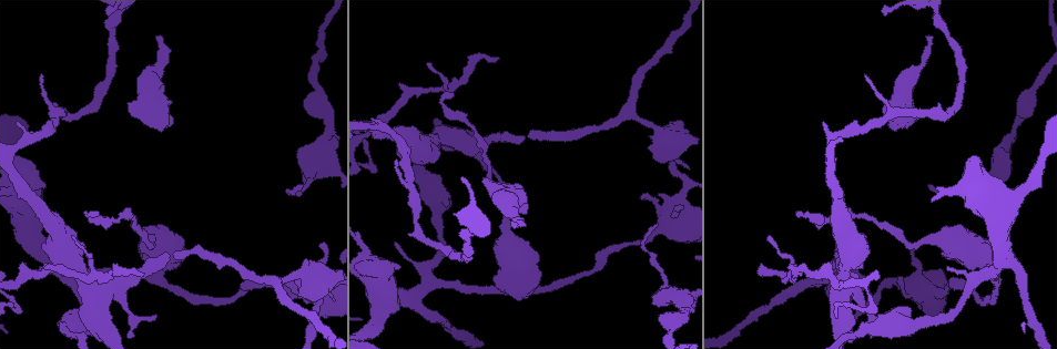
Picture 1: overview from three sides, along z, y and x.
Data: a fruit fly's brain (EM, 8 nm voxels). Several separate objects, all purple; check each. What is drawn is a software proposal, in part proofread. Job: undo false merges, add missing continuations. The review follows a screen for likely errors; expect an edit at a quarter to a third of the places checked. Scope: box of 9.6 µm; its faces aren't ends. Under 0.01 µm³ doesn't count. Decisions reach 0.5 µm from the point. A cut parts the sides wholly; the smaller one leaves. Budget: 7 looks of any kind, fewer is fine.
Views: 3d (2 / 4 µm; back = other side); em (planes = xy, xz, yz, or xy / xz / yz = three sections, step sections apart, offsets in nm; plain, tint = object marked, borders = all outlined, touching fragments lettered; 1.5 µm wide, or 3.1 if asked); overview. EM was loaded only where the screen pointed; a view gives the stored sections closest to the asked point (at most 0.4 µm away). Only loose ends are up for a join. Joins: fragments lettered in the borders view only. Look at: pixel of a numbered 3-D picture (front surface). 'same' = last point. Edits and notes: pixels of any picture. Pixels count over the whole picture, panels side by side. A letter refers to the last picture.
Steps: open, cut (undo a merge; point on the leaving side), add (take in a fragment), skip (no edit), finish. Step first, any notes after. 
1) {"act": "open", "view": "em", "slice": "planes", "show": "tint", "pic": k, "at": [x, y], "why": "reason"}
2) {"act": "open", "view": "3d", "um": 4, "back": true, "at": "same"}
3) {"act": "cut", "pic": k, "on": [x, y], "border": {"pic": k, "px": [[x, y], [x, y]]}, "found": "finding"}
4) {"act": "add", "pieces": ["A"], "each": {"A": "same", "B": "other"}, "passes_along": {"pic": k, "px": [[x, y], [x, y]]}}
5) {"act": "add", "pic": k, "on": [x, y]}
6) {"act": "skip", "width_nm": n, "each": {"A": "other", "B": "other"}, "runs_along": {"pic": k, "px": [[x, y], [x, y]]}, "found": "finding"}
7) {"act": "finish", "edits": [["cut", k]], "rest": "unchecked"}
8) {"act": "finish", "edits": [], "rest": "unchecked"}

{"act": "open", "view": "3d", "um": 4, "pic": 1, "at": [950, 285], "why": "thick turns thin"}

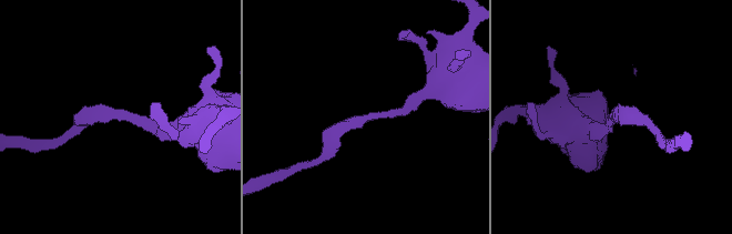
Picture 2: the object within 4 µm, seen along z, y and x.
{"act": "open", "view": "em", "slice": "xy", "step": 4, "show": "tint", "pic": 2, "at": [120, 117], "arm_widths_nm": [240, 260]}

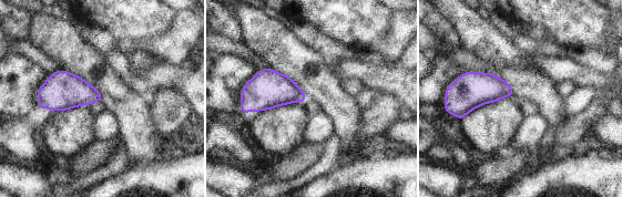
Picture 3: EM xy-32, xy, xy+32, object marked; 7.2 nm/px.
{"act": "open", "view": "em", "slice": "planes", "show": "borders", "at": "same", "why": "cut it another way"}

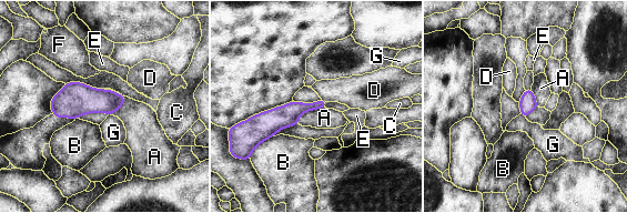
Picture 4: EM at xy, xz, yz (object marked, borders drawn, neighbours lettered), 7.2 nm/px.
{"act": "skip", "width_nm": 70, "each": {"A": "other", "B": "other", "C": "other", "D": "other", "E": "other", "F": "other", "G": "other"}, "found": "continuous, no second neuron"}

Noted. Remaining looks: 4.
{"act": "open", "view": "em", "slice": "planes", "show": "borders", "pic": 1, "at": [872, 306], "why": "sharp bend"}

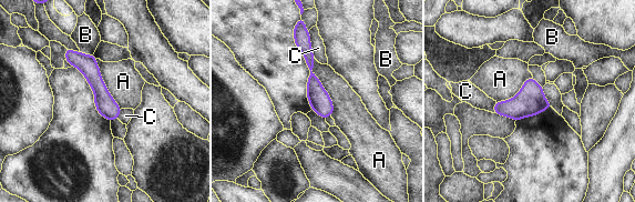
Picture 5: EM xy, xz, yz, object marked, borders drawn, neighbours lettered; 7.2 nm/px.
{"act": "skip", "each": {"A": "other", "B": "other", "C": "other"}, "found": "all the same neuron"}

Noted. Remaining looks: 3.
{"act": "open", "view": "em", "slice": "planes", "show": "borders", "pic": 1, "at": [512, 220], "why": "tapers out"}

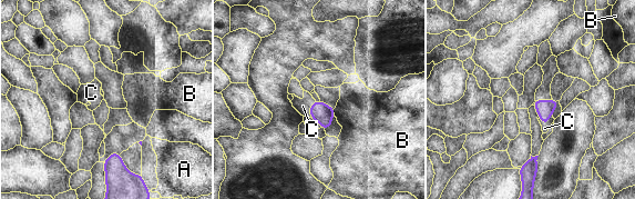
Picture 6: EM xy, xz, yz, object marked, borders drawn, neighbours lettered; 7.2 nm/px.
{"act": "add", "pieces": ["C"], "width_nm": 130, "each": {"A": "other", "B": "other", "C": "same"}, "passes_along": {"pic": 6, "px": [[545, 108], [548, 122], [544, 128]]}, "found": "the neuron continues"}

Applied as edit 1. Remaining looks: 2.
{"act": "finish", "edits": [["add", 6]], "rest": "unchecked"}

